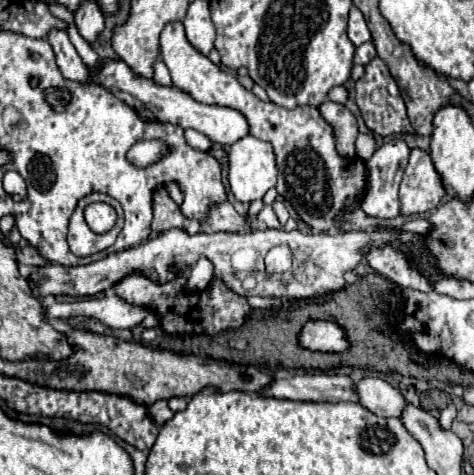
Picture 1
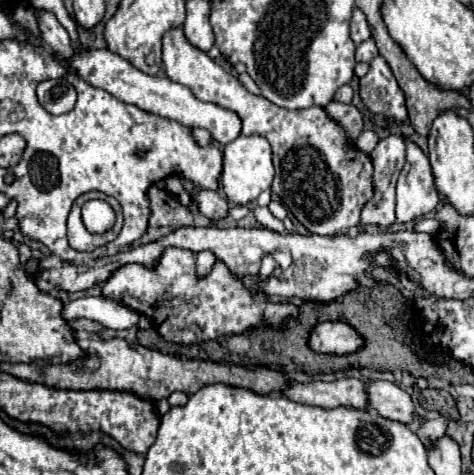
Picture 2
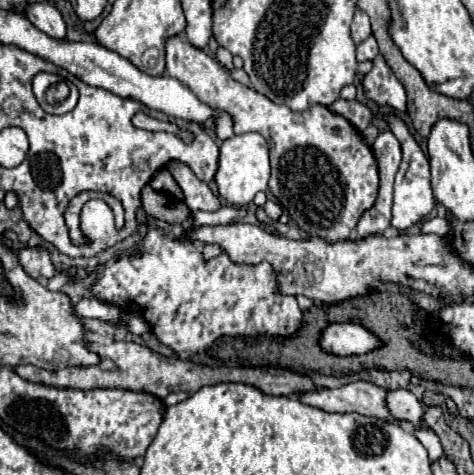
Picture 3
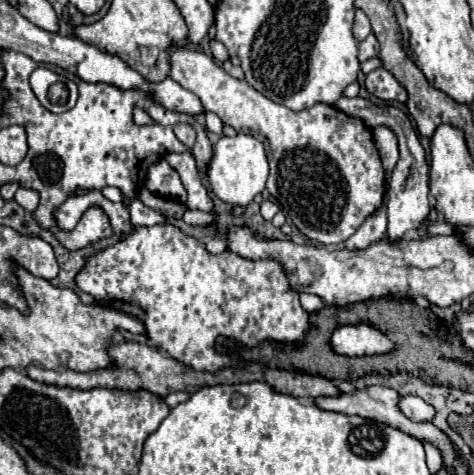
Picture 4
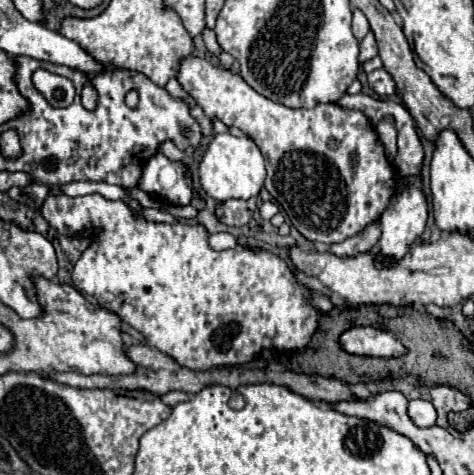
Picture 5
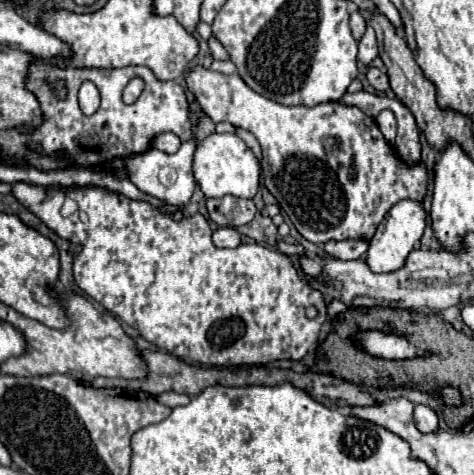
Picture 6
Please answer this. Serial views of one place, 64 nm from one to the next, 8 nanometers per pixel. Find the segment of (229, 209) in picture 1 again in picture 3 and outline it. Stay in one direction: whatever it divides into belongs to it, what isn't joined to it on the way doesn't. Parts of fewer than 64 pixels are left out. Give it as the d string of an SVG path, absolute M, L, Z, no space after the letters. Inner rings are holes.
M180 162L176 164L168 164L168 170L172 172L172 176L176 178L178 186L182 188L184 192L184 198L186 198L186 204L194 213L198 210L204 212L216 212L220 210L220 198L210 190L208 184L200 182L192 170Z

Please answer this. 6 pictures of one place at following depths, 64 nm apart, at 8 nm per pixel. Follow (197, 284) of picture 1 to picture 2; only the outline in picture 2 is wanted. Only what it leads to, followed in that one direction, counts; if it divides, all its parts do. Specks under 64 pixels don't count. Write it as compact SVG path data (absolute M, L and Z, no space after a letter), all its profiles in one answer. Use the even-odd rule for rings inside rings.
M200 252L196 256L196 276L198 278L206 278L212 272L214 262L216 262L216 258L212 256L212 252Z

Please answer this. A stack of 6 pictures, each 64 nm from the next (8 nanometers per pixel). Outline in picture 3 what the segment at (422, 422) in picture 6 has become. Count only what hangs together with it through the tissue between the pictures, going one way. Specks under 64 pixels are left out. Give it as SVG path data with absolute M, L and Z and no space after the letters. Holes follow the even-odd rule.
M386 390L386 406L394 420L402 422L420 422L424 406L418 398L408 390Z

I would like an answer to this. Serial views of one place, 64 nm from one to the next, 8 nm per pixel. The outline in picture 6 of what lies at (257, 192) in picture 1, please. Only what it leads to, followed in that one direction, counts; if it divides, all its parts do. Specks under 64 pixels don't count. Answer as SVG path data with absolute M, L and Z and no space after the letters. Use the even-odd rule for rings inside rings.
M210 134L194 152L194 178L206 198L222 198L226 194L238 198L254 198L260 188L260 160L236 134Z

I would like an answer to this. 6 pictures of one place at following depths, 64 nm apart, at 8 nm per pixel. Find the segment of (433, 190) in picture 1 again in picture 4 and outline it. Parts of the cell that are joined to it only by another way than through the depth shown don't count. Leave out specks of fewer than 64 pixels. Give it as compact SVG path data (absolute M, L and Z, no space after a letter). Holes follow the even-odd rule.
M360 96L356 98L338 98L338 102L334 104L340 112L362 120L368 128L376 128L376 126L388 126L400 144L400 160L392 172L392 182L390 182L390 192L388 192L388 236L390 240L398 240L402 238L404 232L418 228L424 218L430 212L430 202L428 202L428 162L426 162L426 154L424 148L420 146L420 140L416 136L416 130L412 128L410 118L400 110L400 108L390 108L390 106L376 106L370 100L364 100Z

